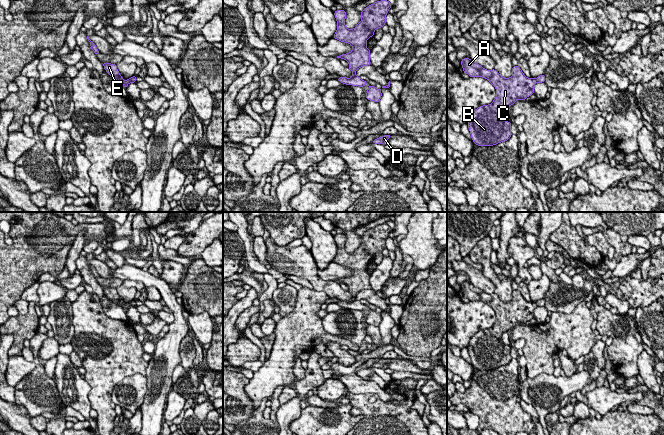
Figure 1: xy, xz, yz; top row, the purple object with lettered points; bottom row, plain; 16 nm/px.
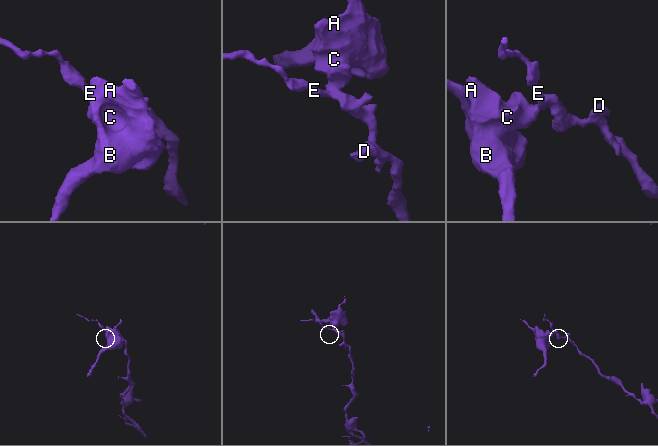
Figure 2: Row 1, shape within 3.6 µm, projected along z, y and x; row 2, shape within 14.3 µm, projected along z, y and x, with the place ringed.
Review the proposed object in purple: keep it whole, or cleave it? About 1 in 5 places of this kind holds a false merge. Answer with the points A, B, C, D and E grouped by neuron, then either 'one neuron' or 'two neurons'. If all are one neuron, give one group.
A B C / D E | two neurons

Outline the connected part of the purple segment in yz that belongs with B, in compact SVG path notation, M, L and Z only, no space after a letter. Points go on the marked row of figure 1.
M467 57L461 60L463 72L469 77L482 77L487 79L496 89L496 97L491 104L479 106L470 115L468 129L472 141L477 146L493 146L501 142L506 142L512 136L511 122L505 121L502 117L502 110L510 107L517 100L526 100L534 94L534 86L537 83L536 78L528 78L524 75L519 66L512 67L512 76L509 78L502 77L497 70L487 70L481 65L475 63Z

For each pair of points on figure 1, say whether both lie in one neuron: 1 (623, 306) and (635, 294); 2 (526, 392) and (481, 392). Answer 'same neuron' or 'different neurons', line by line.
1: different neurons
2: different neurons

